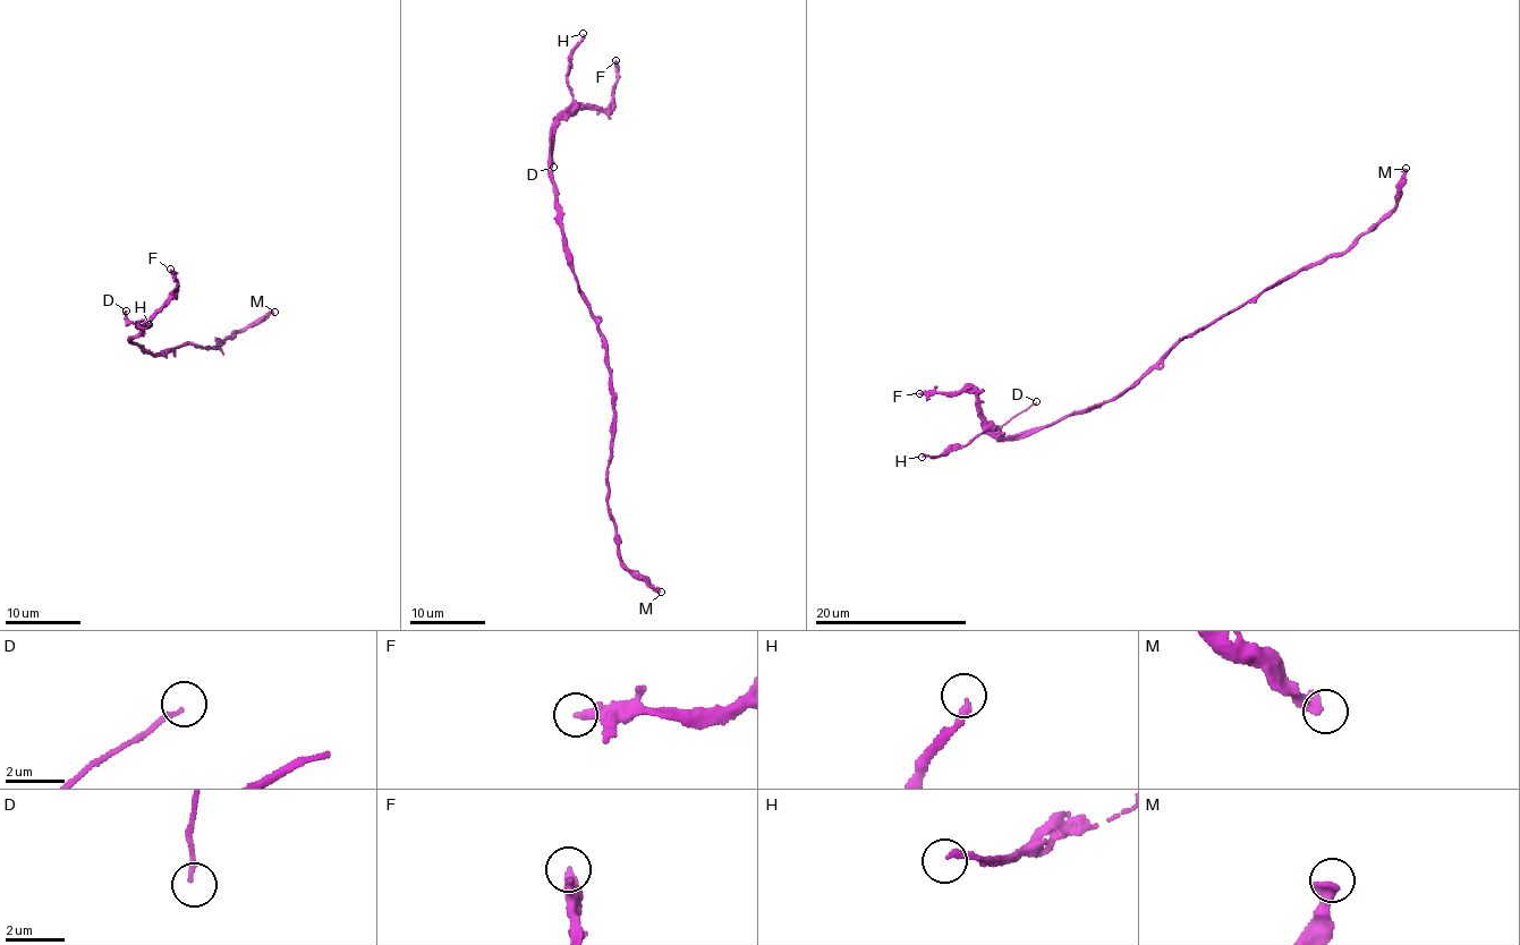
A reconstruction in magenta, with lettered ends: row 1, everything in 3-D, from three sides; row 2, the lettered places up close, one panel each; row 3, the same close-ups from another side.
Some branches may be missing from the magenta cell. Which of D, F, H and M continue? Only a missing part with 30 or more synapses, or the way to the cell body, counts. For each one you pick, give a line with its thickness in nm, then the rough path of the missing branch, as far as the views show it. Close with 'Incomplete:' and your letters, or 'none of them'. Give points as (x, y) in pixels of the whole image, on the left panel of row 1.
F: calibre 320 nm; course (170, 269), (162, 269), (153, 260), (141, 267), (146, 270), (151, 262), (146, 250), (135, 260), (128, 254)
Incomplete: F

